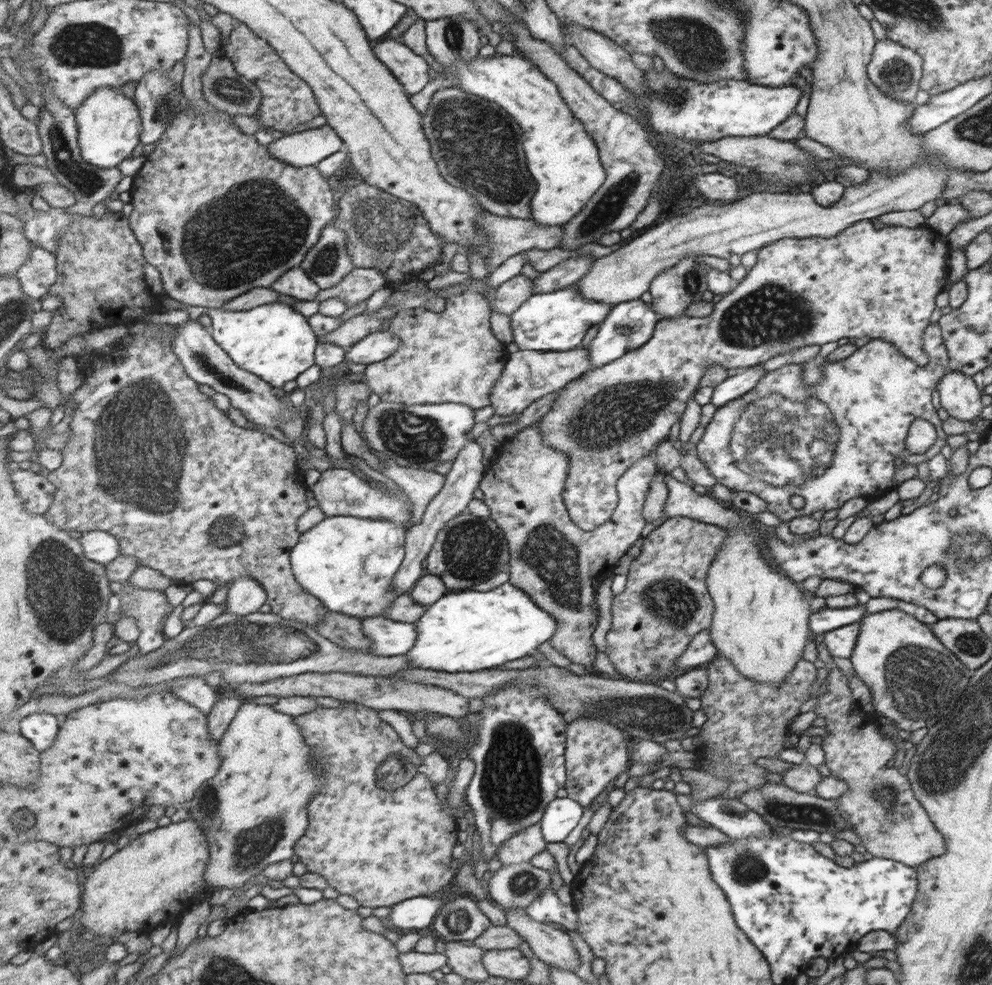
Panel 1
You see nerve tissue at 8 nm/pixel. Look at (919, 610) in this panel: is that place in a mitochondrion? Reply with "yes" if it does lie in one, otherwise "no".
no

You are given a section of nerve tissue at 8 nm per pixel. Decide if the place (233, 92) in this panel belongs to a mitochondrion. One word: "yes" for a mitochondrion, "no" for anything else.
yes

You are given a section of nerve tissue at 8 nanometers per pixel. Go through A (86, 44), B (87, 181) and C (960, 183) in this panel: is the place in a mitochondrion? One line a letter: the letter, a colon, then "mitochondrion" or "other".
A: mitochondrion
B: mitochondrion
C: mitochondrion

